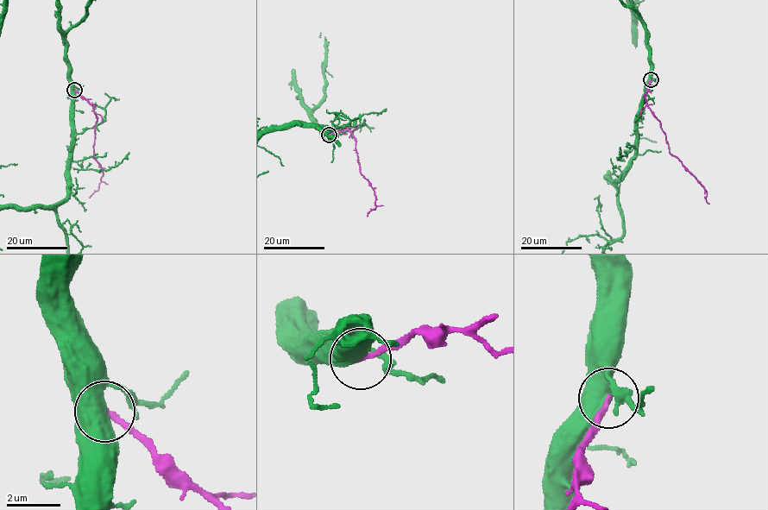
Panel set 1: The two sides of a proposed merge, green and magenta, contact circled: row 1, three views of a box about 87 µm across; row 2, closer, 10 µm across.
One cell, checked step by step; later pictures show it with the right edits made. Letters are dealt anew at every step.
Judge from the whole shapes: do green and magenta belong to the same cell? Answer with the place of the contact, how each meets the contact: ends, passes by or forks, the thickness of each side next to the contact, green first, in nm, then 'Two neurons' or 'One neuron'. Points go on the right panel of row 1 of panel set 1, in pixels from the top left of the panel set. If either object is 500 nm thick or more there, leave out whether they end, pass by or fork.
Place: (651, 79). Thickness 750 nm (green) against 190 nm. Two neurons

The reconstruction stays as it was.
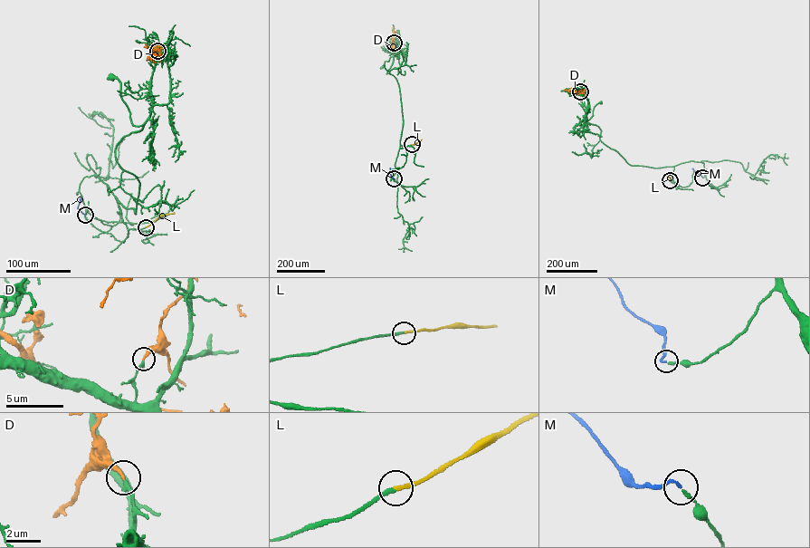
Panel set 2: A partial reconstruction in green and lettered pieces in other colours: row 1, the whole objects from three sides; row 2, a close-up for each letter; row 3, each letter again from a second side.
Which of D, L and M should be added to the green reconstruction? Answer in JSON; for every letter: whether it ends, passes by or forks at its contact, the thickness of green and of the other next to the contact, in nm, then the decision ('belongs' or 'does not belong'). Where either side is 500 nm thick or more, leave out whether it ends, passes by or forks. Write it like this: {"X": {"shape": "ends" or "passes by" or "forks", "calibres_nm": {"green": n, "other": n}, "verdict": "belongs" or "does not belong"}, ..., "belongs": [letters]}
{"D": {"shape": "ends", "calibres_nm": {"green": 220, "other": 240}, "verdict": "does not belong"}, "L": {"shape": "ends", "calibres_nm": {"green": 240, "other": 240}, "verdict": "belongs"}, "M": {"shape": "ends", "calibres_nm": {"green": 180, "other": 160}, "verdict": "belongs"}, "belongs": ["L", "M"]}

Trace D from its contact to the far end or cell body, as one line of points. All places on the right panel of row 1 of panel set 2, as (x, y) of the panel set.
D: (580, 91), (571, 88), (563, 91)

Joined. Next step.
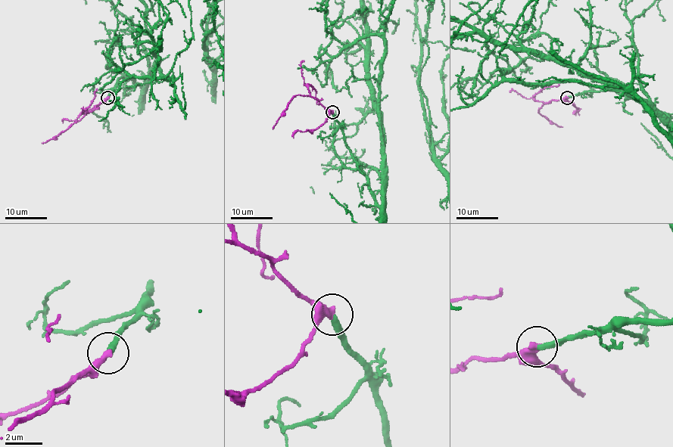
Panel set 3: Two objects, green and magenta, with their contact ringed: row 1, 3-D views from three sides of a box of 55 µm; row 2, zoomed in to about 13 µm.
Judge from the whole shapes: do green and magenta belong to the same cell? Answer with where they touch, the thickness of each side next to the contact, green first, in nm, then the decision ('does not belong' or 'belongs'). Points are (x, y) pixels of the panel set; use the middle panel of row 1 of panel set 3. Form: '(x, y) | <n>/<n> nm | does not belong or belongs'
(332, 112) | 320/480 nm | belongs

